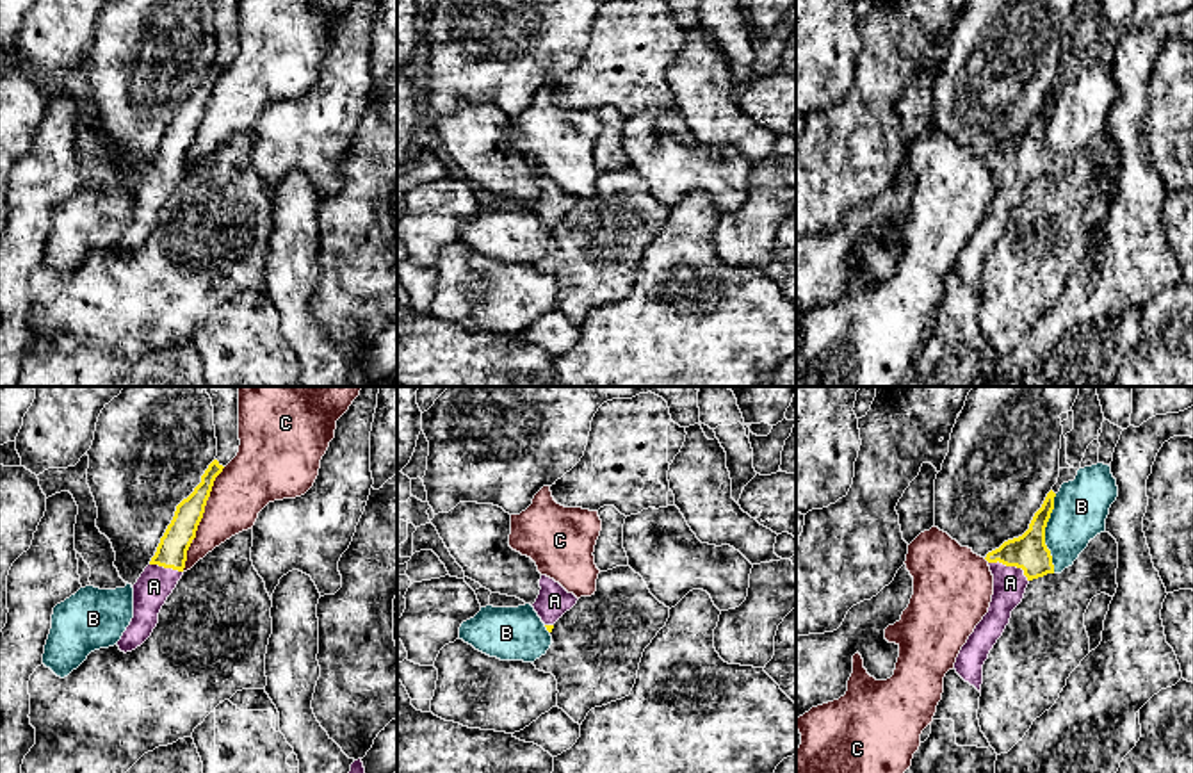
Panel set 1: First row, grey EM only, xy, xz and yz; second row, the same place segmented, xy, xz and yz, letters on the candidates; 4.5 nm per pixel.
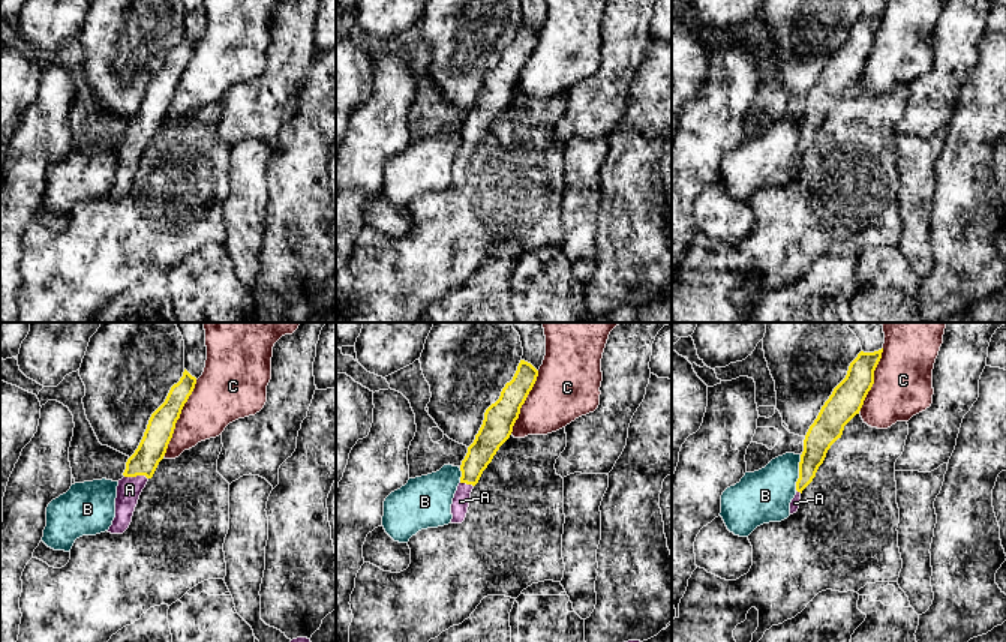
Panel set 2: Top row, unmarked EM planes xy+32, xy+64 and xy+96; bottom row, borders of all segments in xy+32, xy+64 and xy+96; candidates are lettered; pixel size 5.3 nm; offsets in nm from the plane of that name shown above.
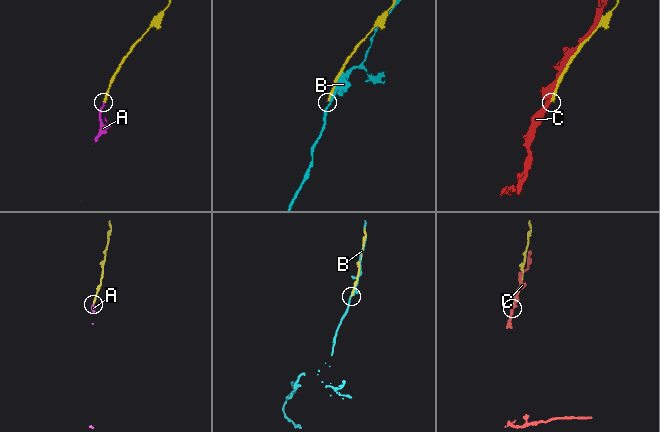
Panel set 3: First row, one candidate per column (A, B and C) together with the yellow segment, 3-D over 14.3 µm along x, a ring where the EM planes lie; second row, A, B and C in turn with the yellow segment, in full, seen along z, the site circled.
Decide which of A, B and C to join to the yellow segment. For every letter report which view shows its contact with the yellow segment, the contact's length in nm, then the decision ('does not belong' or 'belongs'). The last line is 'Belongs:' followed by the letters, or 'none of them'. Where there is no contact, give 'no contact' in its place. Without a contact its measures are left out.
A: yz | 200 nm | belongs
B: yz | 360 nm | does not belong
C: xy | 500 nm | does not belong
Belongs: A

